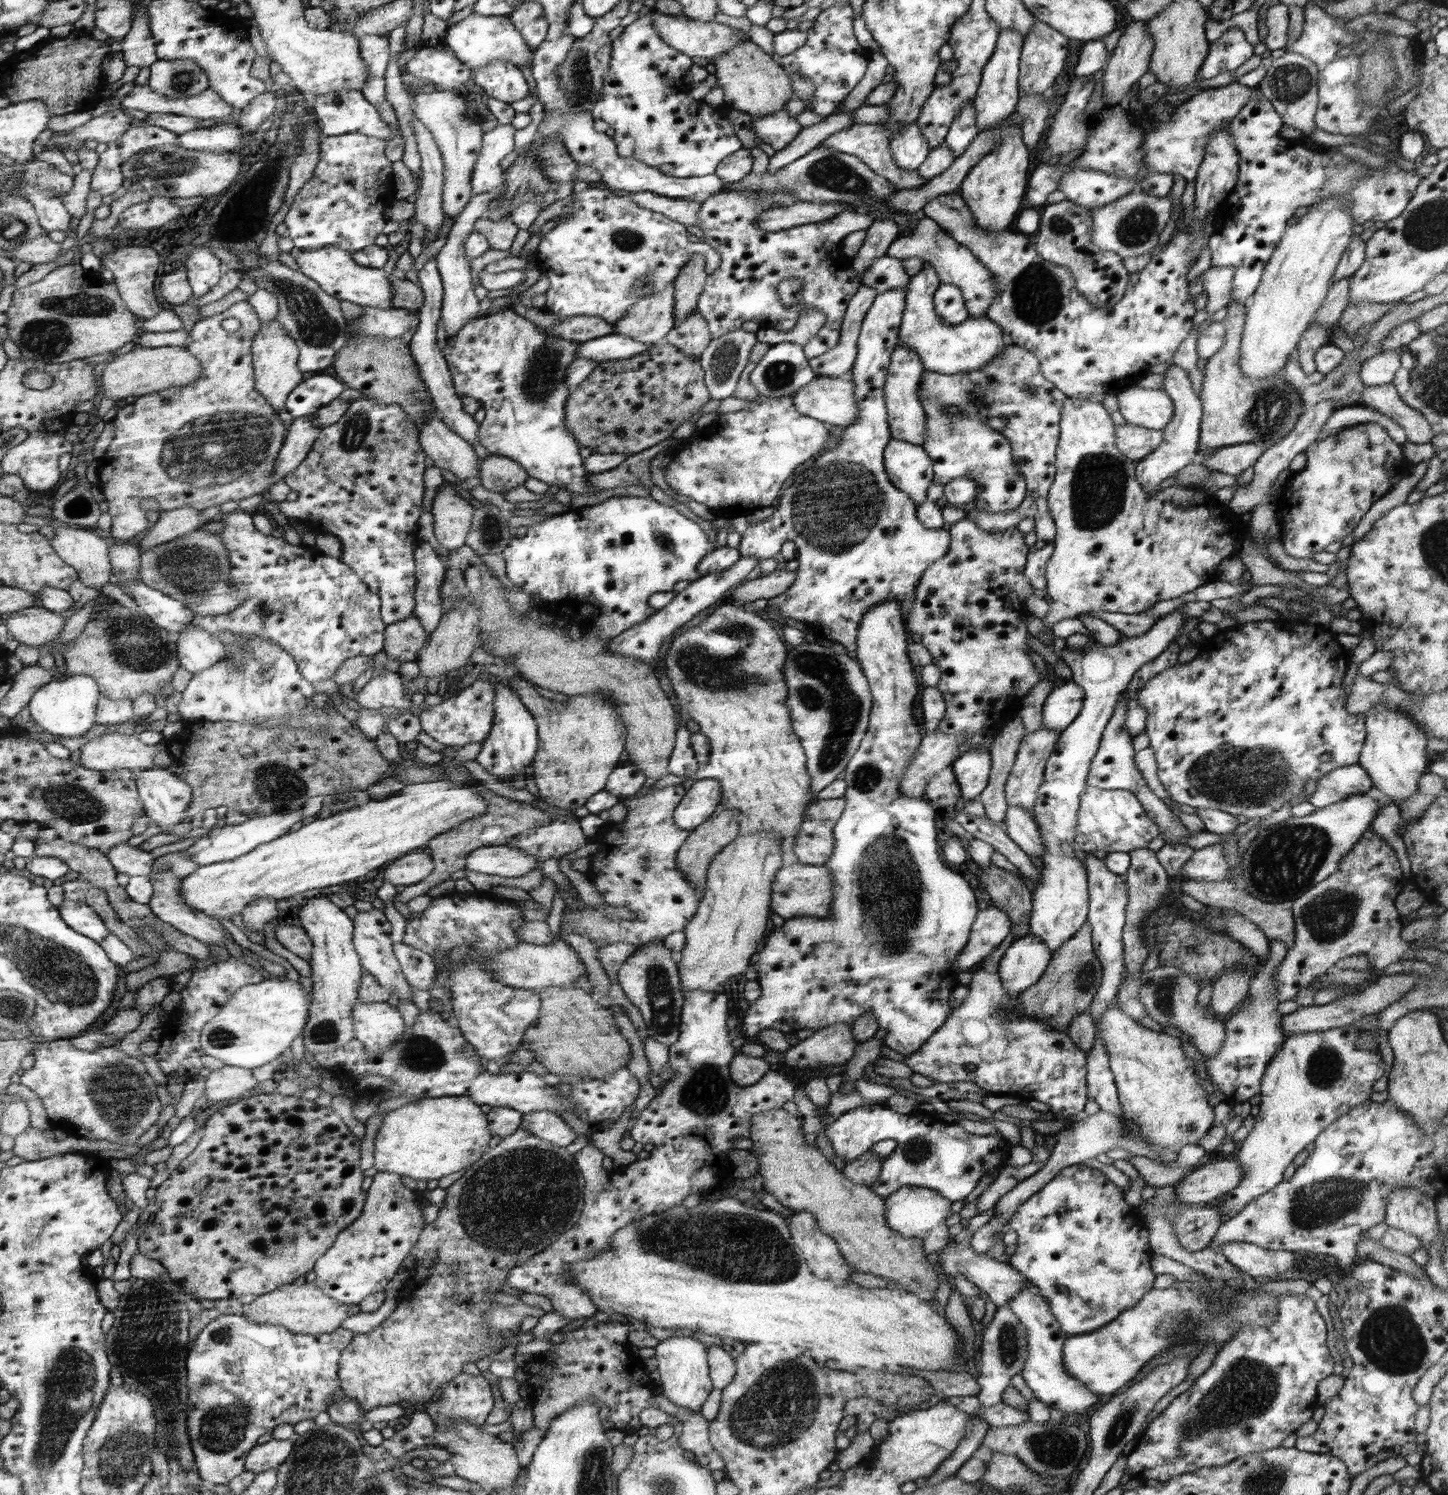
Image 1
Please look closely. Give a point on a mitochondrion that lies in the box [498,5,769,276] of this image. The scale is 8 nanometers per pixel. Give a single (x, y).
(578, 71)

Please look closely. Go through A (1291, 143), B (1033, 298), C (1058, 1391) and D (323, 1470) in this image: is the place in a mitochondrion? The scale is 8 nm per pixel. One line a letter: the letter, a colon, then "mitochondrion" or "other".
A: other
B: mitochondrion
C: other
D: mitochondrion

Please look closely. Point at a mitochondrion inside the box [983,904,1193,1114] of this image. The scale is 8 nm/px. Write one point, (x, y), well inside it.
(1165, 989)

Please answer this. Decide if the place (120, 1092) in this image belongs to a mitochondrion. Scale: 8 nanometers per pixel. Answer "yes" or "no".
yes

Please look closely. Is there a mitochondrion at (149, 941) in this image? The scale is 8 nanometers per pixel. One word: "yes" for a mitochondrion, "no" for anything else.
no

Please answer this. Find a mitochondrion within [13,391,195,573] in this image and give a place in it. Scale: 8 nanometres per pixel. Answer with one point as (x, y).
(75, 508)

